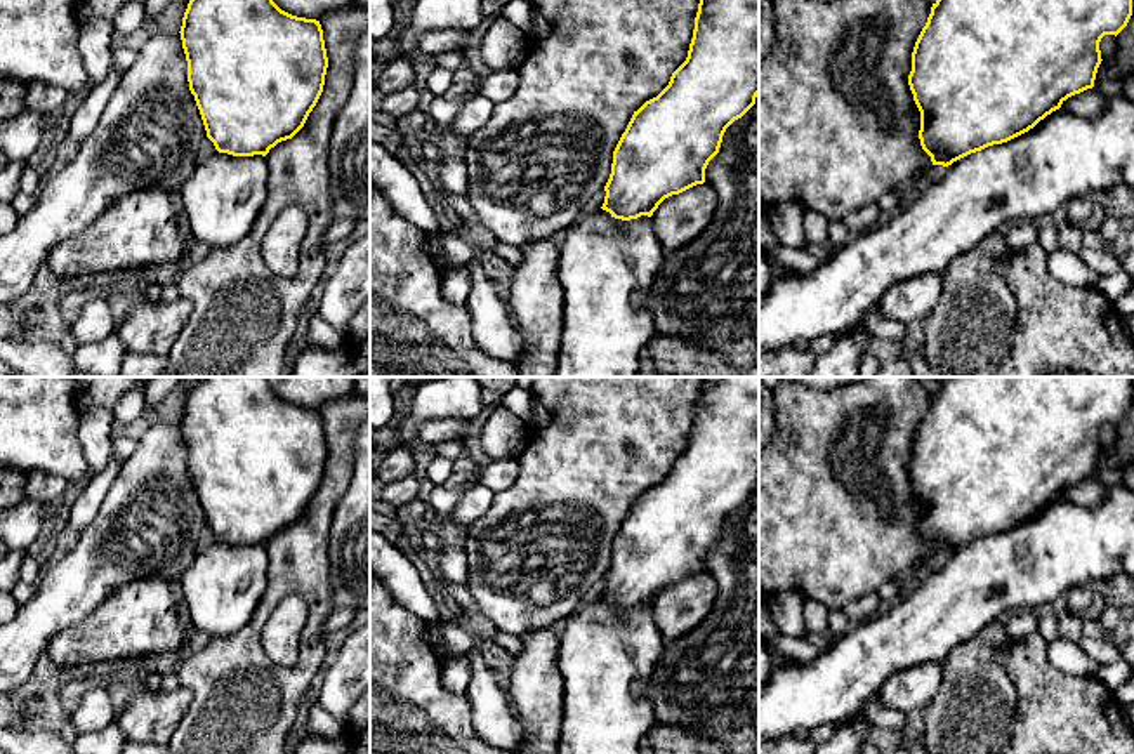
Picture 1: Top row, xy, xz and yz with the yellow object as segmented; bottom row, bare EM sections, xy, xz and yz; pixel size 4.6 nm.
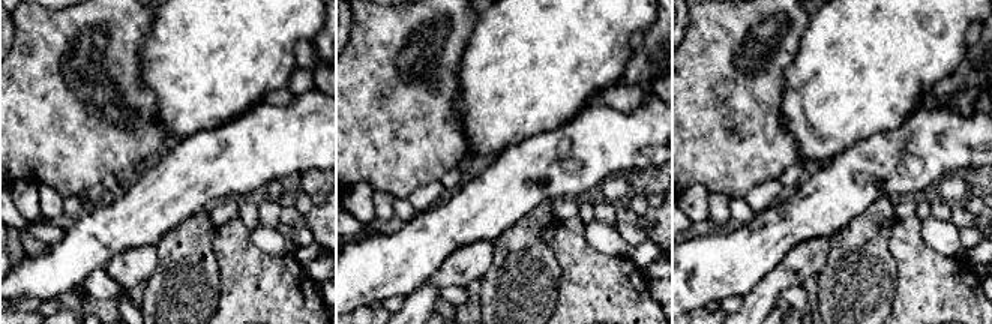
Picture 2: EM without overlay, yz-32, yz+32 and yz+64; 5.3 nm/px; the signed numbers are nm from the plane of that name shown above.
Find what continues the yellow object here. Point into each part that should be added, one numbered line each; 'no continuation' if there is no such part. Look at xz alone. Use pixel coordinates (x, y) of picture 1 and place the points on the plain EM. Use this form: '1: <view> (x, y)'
no continuation

